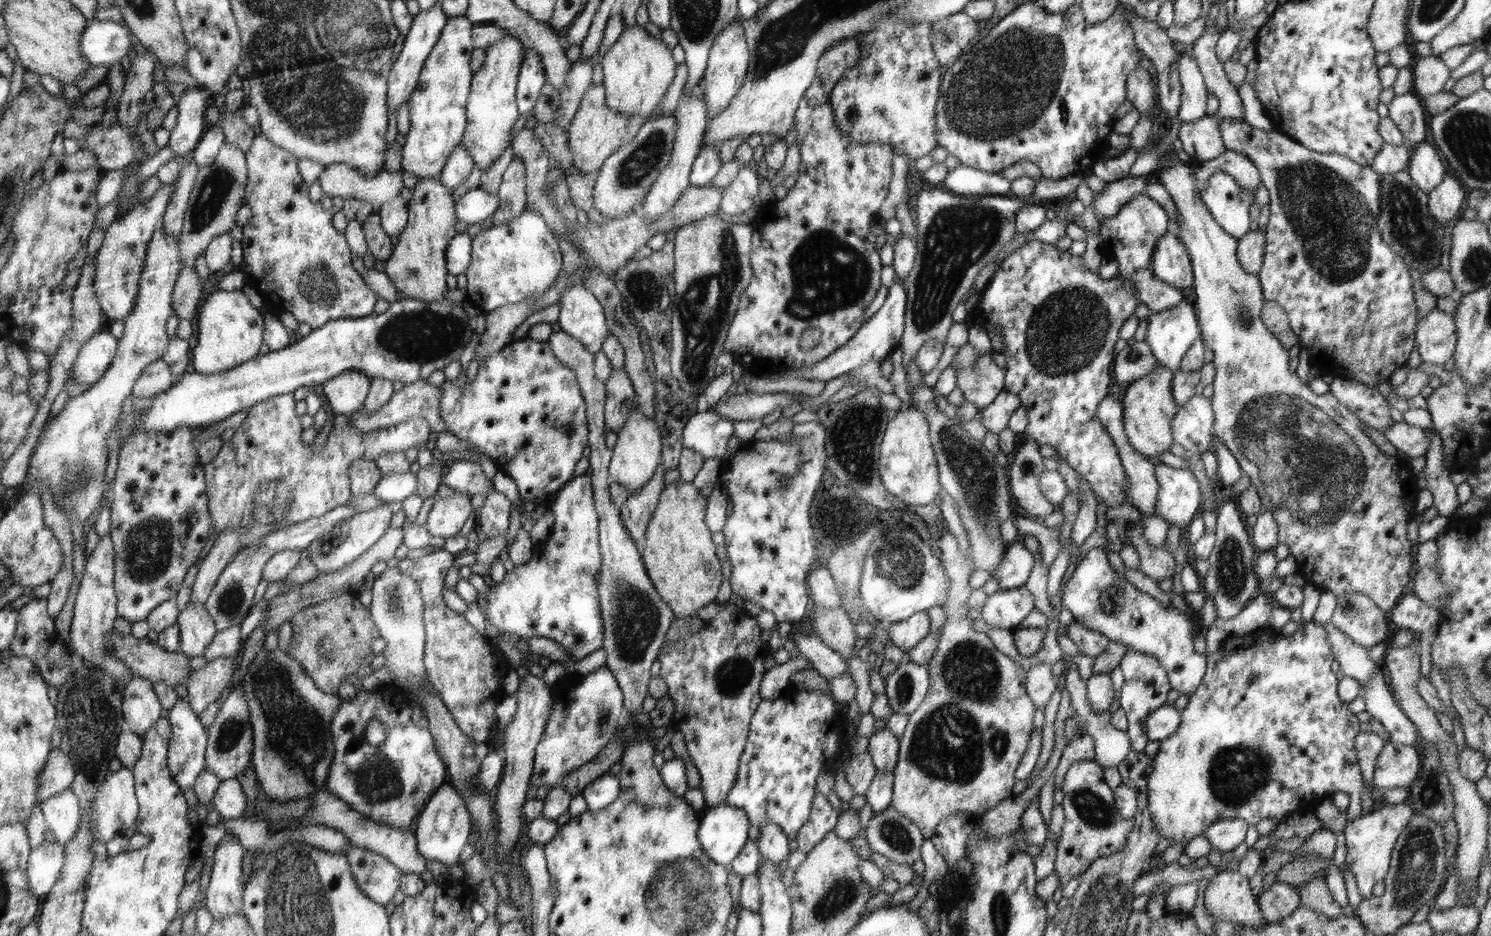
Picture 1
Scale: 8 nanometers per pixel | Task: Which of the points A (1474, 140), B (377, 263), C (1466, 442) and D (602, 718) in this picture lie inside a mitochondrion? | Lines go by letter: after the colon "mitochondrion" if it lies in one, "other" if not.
A: mitochondrion
B: other
C: other
D: mitochondrion

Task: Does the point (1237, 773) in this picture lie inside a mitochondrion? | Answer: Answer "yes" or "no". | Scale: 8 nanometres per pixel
yes

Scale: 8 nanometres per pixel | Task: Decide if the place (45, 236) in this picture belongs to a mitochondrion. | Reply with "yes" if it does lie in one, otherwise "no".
yes

